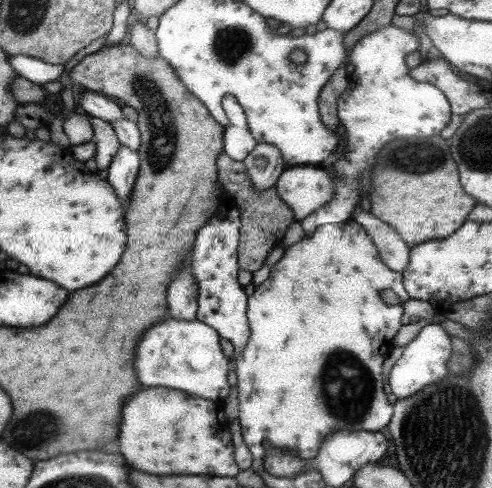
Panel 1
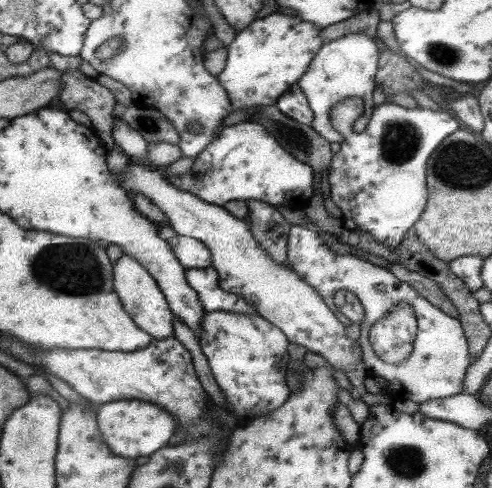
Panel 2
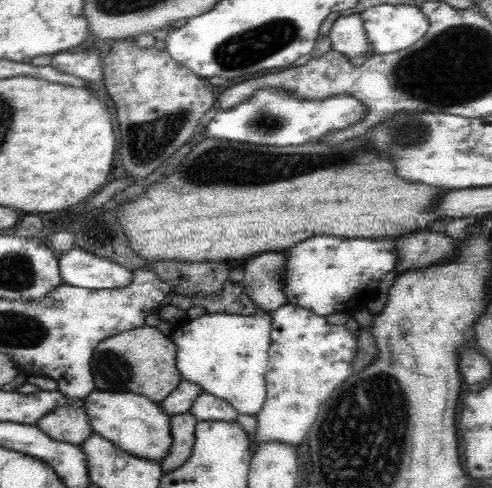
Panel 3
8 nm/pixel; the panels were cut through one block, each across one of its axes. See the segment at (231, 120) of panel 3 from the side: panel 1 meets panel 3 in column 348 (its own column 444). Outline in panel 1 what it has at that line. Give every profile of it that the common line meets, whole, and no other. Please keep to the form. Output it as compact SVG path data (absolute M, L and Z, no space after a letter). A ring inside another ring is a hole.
M393 24L375 30L363 38L359 38L347 60L355 66L353 74L349 74L347 90L337 100L339 122L347 132L347 150L341 162L335 162L325 172L335 182L335 196L325 208L309 214L301 220L305 236L311 236L319 226L325 224L343 224L351 218L355 206L359 206L359 192L371 194L371 168L375 164L375 152L383 148L383 144L397 140L399 136L433 136L439 134L441 128L451 120L451 106L443 92L439 92L431 84L421 84L409 76L409 68L405 66L405 54L415 52L419 46L417 36L403 28L395 28Z

